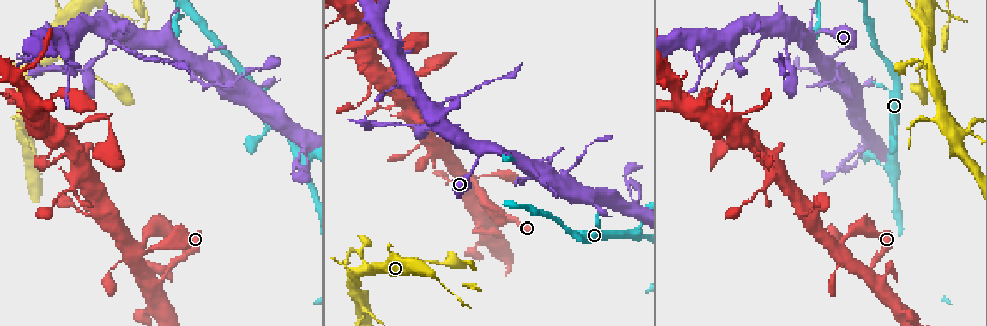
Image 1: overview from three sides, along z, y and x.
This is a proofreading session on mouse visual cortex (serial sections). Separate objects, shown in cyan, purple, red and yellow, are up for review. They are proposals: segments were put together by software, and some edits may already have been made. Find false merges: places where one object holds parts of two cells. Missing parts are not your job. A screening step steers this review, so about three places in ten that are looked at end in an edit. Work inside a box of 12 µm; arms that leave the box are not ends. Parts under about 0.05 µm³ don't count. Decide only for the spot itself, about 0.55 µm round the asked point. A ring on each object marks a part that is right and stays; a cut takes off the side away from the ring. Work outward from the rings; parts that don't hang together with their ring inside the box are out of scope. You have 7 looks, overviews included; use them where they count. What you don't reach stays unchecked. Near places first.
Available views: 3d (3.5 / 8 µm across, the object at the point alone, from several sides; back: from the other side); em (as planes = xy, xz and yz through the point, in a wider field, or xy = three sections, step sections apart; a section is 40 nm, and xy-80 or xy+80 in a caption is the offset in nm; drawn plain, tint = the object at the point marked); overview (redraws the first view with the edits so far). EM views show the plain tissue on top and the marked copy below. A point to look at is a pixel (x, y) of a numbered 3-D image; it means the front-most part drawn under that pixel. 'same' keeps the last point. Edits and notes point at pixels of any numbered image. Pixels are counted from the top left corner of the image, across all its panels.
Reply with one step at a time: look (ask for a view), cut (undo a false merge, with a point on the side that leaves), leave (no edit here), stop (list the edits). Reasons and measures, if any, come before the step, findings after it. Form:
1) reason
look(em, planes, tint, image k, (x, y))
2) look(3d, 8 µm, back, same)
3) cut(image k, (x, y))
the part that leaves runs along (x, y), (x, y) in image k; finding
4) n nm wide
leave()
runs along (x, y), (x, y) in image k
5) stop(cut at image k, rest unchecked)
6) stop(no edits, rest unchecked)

four arms meet
look(3d, 8 µm, image 1, (162, 280))

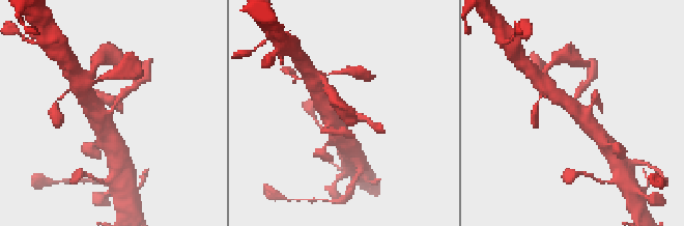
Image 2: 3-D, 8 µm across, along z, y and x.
4 arms; arms of 250, 450, 500, 500 nm; now the EM
look(em, xy, step 2, tint, image 2, (111, 109))

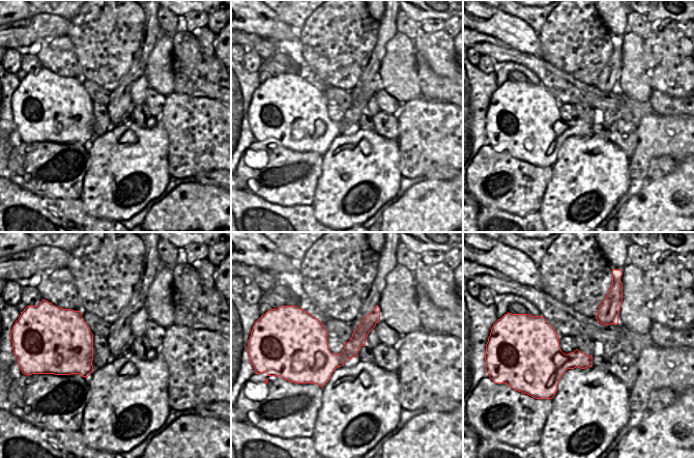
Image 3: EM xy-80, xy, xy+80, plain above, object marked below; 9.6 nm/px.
leave()
all the same cell

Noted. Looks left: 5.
narrows sharply
look(3d, 3.5 µm, back, image 1, (263, 134))

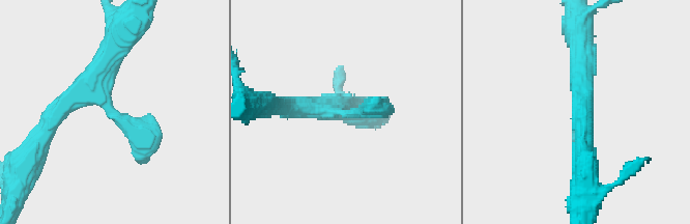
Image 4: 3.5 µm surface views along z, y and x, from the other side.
shape alone is not enough
look(em, xy, step 2, tint, image 4, (344, 113))

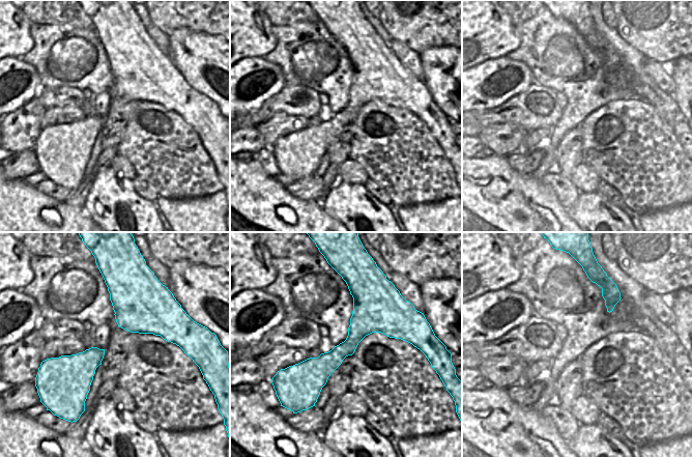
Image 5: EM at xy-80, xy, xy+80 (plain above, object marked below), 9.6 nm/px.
leave()
runs along (115, 45), (93, 77), (147, 160) in image 4; all the same cell

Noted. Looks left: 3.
calibre changes
look(3d, 3.5 µm, image 1, (637, 233))

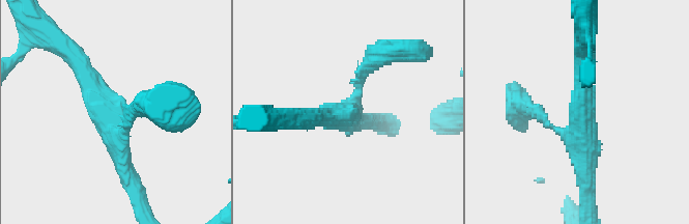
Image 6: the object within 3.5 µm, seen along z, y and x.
3 arms; arms of 150, 250, 300 nm
look(em, xy, step 5, tint, image 6, (584, 131))

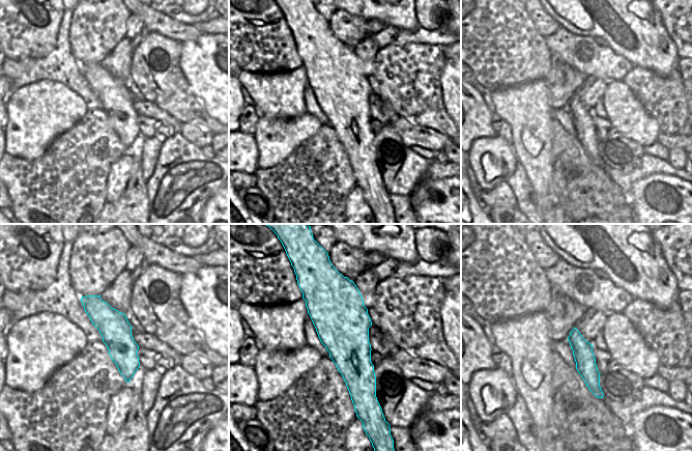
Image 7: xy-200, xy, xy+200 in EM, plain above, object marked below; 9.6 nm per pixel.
cut it another way
look(em, xy, step 3, tint, same)

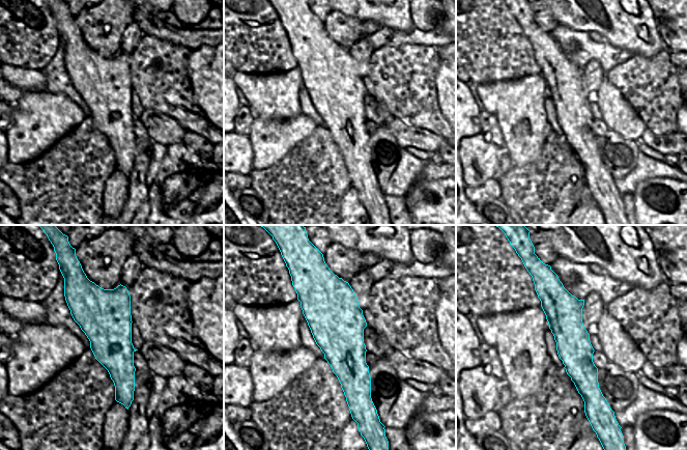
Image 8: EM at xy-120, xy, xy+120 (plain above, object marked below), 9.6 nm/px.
leave()
runs along (81, 71), (139, 195) in image 6; all the same cell

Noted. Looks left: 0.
stop(no edits, rest unchecked)

